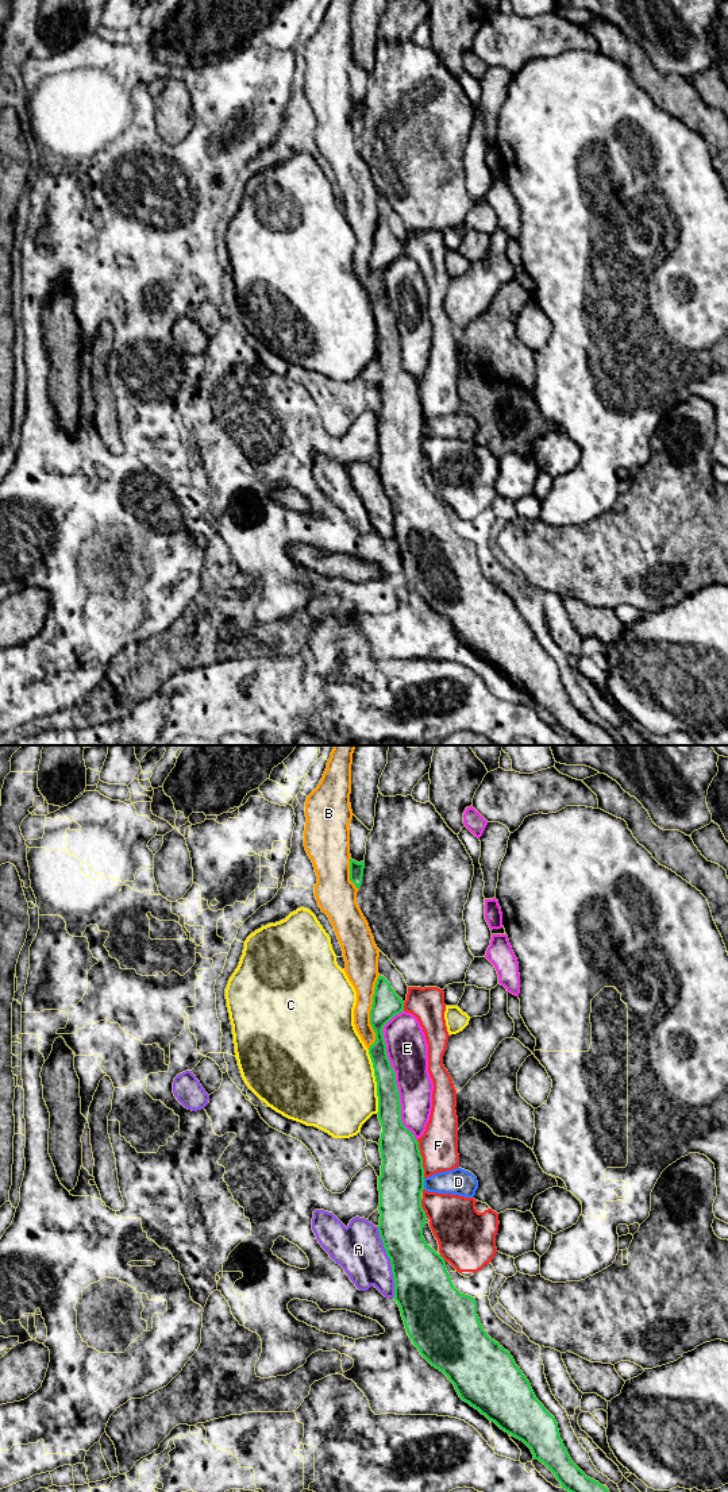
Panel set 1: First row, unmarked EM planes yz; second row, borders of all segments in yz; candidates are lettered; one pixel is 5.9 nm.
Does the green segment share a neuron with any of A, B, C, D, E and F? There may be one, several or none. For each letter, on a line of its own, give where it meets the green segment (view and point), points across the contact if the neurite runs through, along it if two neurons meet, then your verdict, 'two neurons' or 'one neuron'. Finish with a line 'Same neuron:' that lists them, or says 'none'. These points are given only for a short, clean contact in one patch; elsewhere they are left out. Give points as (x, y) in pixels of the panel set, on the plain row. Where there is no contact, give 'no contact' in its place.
A: yz (391, 507) | along yz (377, 471), (389, 502), (395, 540) | two neurons
B: yz (370, 255) | one neuron
C: yz (376, 324) | two neurons
D: yz (423, 428) | two neurons
E: yz (395, 319) | two neurons
F: yz (422, 403) | two neurons
Same neuron: B

